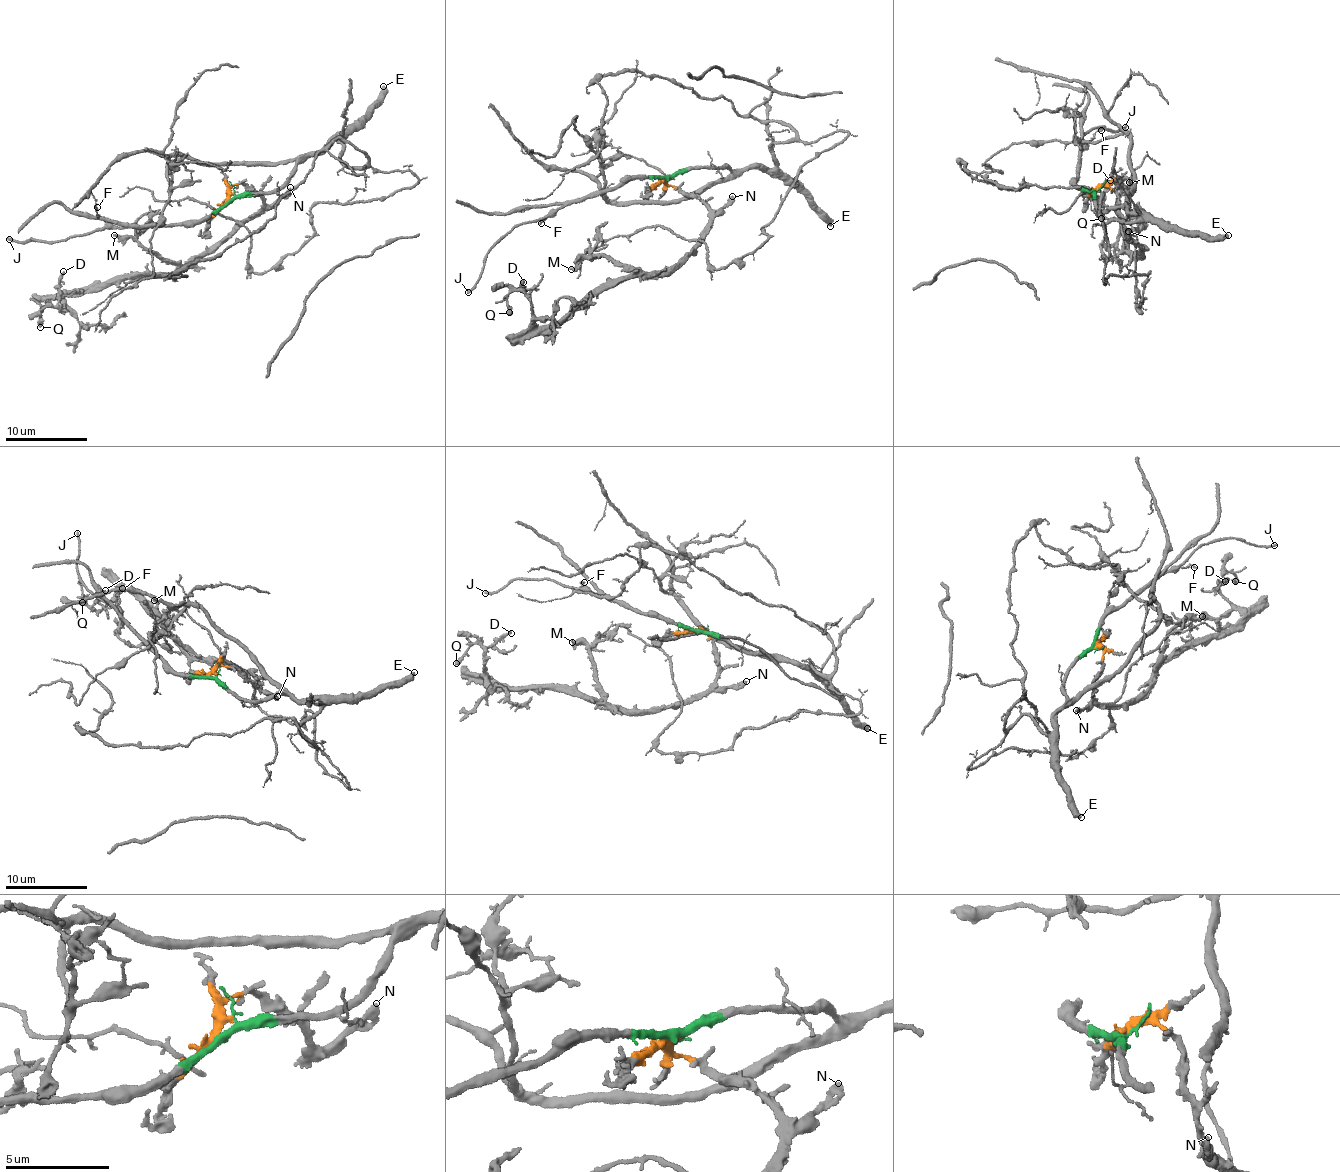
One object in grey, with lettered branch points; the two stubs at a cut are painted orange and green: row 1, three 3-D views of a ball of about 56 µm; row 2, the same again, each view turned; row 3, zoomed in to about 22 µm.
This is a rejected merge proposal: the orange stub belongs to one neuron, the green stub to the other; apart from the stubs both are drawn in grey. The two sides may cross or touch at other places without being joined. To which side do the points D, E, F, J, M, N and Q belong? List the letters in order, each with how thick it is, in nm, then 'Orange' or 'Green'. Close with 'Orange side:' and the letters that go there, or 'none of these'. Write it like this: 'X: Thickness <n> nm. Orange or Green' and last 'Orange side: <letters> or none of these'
D: Thickness 240 nm. Orange
E: Thickness 440 nm. Green
F: Thickness 120 nm. Green
J: Thickness 220 nm. Green
M: Thickness 300 nm. Orange
N: Thickness 320 nm. Orange
Q: Thickness 320 nm. Orange
Orange side: D, M, N, Q

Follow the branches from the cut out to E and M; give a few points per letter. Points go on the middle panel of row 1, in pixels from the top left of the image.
E: (666, 177), (716, 167), (771, 170), (807, 197), (821, 220), (830, 225)
M: (664, 177), (706, 207), (709, 221), (702, 238), (673, 265), (654, 273), (633, 272), (598, 256), (570, 269)

